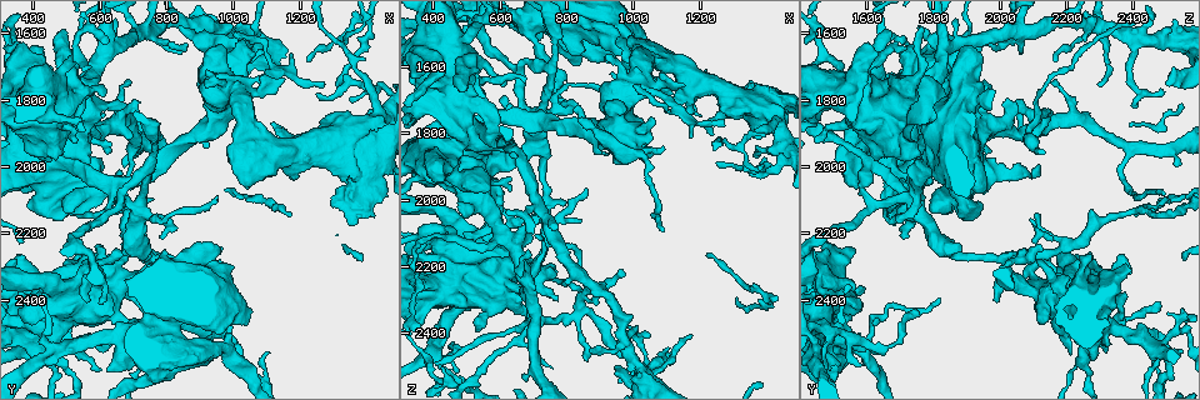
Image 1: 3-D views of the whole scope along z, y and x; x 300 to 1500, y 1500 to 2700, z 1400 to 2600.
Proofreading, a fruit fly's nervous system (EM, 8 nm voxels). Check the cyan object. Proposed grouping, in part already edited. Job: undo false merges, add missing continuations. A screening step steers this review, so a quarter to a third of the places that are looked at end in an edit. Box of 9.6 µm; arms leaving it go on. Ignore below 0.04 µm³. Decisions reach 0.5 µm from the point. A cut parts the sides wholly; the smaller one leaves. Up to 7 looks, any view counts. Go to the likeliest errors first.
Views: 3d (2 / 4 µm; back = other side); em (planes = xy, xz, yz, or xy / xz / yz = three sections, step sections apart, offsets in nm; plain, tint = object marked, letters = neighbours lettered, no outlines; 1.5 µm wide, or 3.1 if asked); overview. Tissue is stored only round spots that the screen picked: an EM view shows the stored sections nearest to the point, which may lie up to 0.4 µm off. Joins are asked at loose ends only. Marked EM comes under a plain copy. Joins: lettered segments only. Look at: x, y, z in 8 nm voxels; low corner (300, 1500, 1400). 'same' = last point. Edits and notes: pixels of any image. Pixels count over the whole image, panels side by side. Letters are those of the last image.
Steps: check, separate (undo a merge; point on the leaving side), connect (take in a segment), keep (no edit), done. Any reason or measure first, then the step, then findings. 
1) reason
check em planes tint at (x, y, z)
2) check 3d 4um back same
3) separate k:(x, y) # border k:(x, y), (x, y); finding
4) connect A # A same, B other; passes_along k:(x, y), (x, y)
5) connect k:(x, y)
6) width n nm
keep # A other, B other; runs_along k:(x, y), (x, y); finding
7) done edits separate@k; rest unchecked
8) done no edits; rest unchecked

branch stops here
check em planes letters at (750, 2100, 2510)

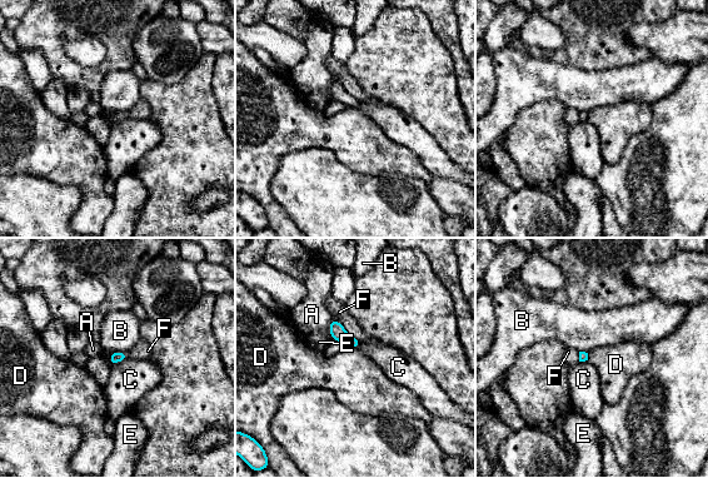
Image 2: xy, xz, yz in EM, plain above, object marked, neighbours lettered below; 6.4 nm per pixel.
keep # A other, B other, C other, D other, E other, F other; border 2:(348, 345), (355, 348); none of them fits

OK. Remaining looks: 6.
free end
check 3d 2um back at (840, 2560, 1600)

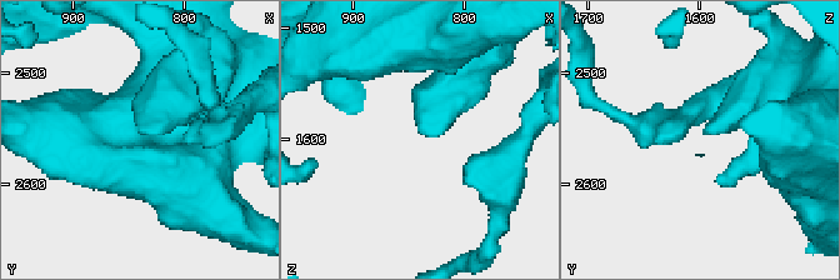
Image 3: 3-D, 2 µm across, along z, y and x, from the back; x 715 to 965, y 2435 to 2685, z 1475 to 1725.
need the tissue
check em planes letters at (836, 2552, 1592)

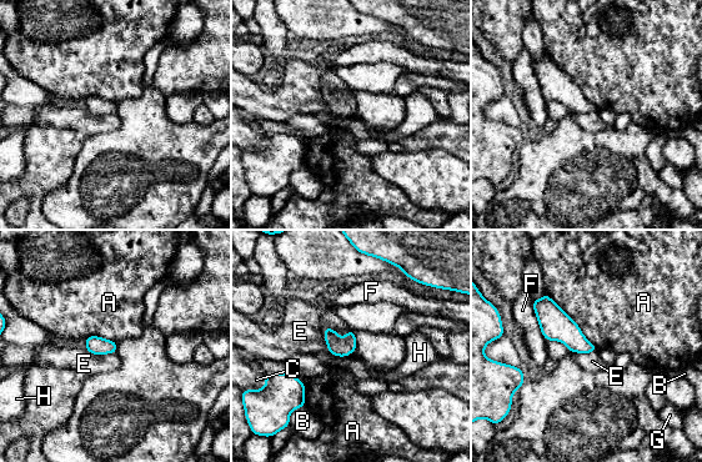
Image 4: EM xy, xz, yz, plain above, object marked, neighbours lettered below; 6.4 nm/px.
longest_contact A 500 nm
keep # A other, B other, C other, E other, F other, G other, H other; border 4:(349, 329), (324, 327), (327, 350); no lettered segment goes on from it

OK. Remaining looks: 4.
check em yz step 4 letters at (1050, 1810, 2420)

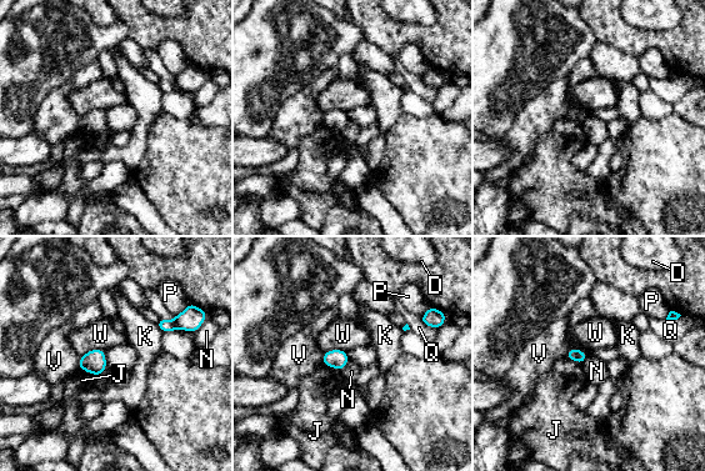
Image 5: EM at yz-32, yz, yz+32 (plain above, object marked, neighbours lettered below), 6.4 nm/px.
another direction
check em planes letters same

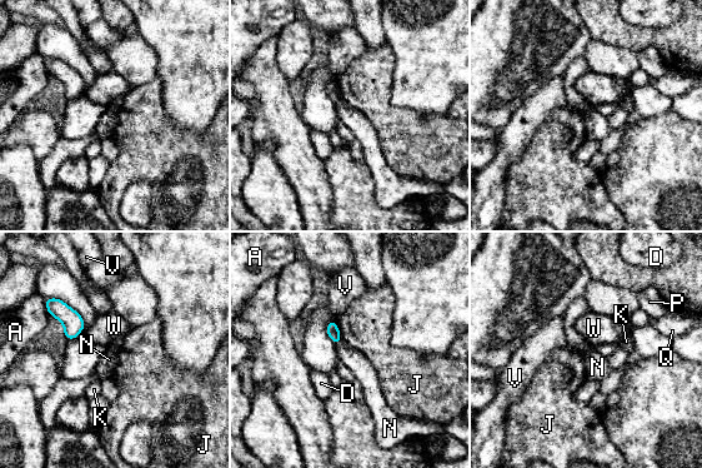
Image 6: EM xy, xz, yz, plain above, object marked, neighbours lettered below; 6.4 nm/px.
keep # A other, D other, J other, K other, N other, P other, Q other, V other, W other; border 6:(341, 340), (336, 344); no lettered segment goes on from it

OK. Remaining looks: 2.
done no edits; rest unchecked

